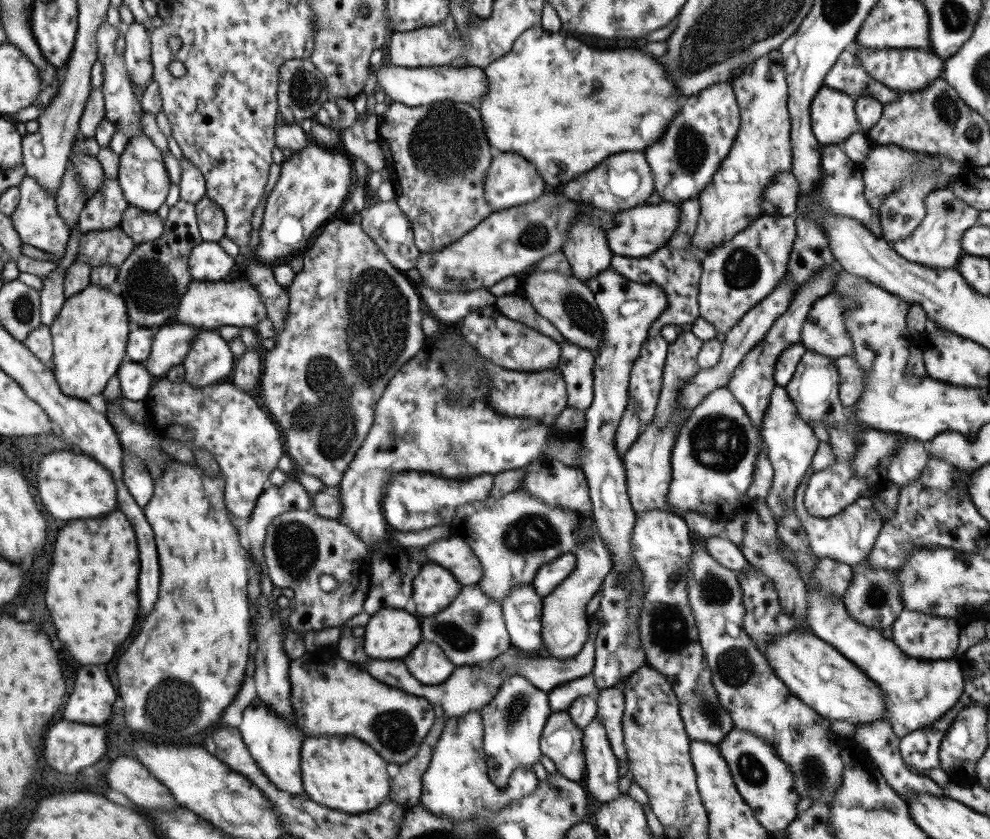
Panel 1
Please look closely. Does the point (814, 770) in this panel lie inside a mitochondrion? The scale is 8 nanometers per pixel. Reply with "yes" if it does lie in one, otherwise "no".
yes

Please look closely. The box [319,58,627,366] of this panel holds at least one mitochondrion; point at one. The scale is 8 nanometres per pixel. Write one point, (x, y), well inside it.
(449, 130)

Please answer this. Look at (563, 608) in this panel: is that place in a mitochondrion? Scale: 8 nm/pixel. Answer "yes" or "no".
yes

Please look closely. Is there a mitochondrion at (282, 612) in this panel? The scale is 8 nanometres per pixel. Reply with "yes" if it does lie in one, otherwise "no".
no

